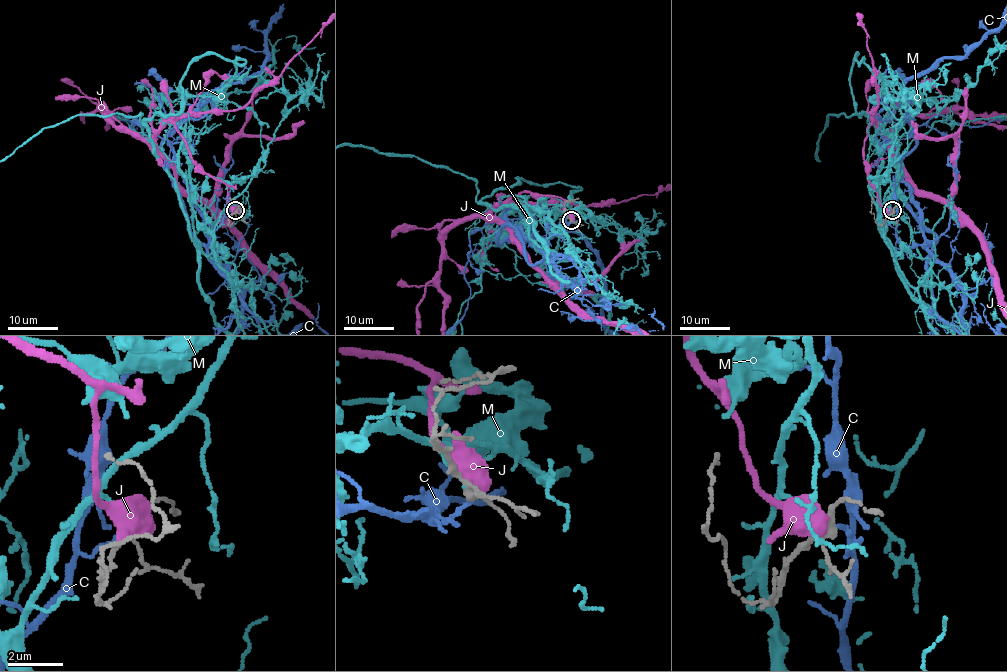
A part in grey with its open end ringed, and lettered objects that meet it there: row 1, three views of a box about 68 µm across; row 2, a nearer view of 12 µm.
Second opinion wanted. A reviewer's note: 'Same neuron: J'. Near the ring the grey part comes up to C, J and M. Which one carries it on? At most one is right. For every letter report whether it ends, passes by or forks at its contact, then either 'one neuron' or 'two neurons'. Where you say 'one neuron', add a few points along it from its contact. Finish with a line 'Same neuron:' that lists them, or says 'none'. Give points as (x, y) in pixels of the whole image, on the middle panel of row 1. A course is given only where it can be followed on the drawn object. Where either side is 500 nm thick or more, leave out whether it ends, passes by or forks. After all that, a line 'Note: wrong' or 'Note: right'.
C: it ends there; two neurons
J: two neurons
M: it ends there; two neurons
Same neuron: none
Note: wrong

